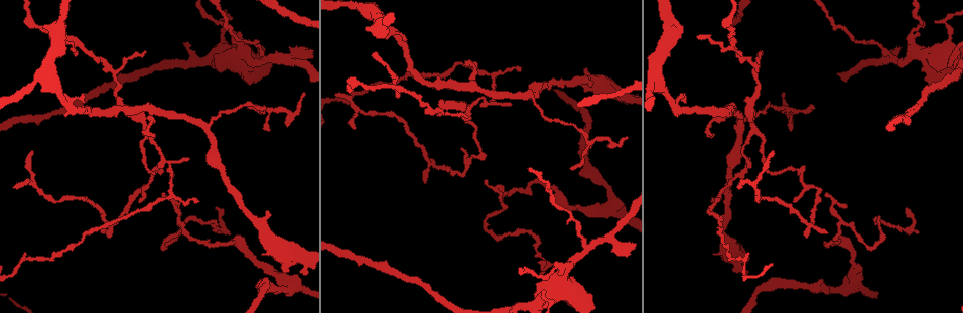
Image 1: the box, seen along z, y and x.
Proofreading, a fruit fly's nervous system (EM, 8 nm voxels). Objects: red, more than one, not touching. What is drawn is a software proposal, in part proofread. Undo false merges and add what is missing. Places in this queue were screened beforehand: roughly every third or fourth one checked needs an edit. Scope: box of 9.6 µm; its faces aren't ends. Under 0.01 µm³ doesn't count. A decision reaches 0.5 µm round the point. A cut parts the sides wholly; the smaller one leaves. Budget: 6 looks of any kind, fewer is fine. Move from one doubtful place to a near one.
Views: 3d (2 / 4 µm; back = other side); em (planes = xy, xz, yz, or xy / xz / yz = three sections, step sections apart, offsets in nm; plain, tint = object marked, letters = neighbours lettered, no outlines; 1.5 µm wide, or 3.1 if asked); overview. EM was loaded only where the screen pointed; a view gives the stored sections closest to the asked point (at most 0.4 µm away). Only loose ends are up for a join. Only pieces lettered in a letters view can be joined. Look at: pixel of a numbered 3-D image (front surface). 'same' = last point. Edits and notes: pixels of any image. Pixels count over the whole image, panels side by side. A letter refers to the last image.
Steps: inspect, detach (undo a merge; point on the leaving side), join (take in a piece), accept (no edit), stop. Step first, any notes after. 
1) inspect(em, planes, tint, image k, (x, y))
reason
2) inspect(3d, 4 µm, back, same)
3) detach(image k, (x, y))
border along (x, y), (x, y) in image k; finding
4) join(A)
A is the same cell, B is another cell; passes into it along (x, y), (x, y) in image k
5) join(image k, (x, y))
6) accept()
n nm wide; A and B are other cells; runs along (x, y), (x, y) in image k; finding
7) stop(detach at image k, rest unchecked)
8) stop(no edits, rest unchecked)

inspect(3d, 2 µm, image 1, (714, 135))

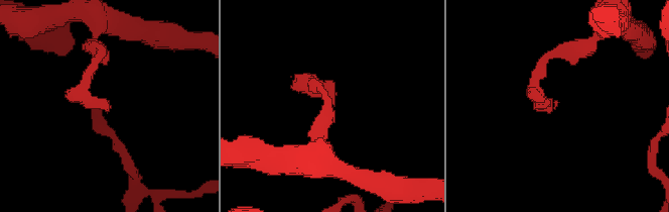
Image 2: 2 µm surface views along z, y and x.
inspect(em, planes, letters, image 2, (333, 104))
need the tissue

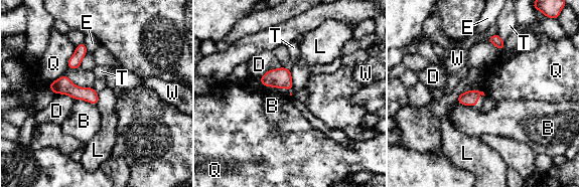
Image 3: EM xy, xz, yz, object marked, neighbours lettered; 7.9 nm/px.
accept()
100 nm wide; B, D, E, L, Q, T and W are other cells; runs along (52, 85), (66, 86), (96, 100) in image 3; none of them fits

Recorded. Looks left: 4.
inspect(em, xy, step 4, tint, image 1, (160, 169))
sharp bend

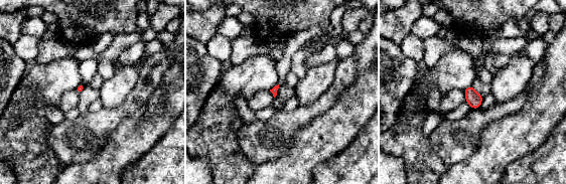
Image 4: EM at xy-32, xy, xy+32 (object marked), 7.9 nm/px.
inspect(em, yz, step 4, letters, same)
another direction

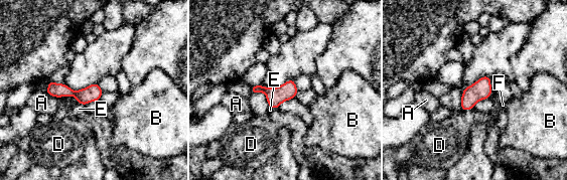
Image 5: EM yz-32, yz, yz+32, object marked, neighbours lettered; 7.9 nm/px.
accept()
140 nm wide; A, B, D, E and F are other cells; border along (492, 92), (489, 97) in image 5; continuous, no second neuron

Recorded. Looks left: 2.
inspect(em, planes, letters, image 1, (533, 235))
sharp bend

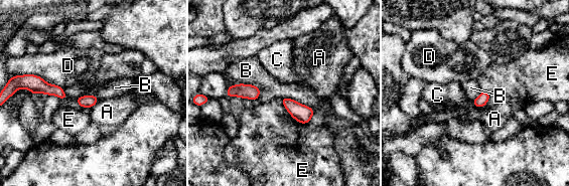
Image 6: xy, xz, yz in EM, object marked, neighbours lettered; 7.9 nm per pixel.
accept()
B touches over 300 nm; A, B, C, D and E are other cells; border along (279, 99), (288, 112) in image 6; one neuron here

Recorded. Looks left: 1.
stop(no edits, rest unchecked)

